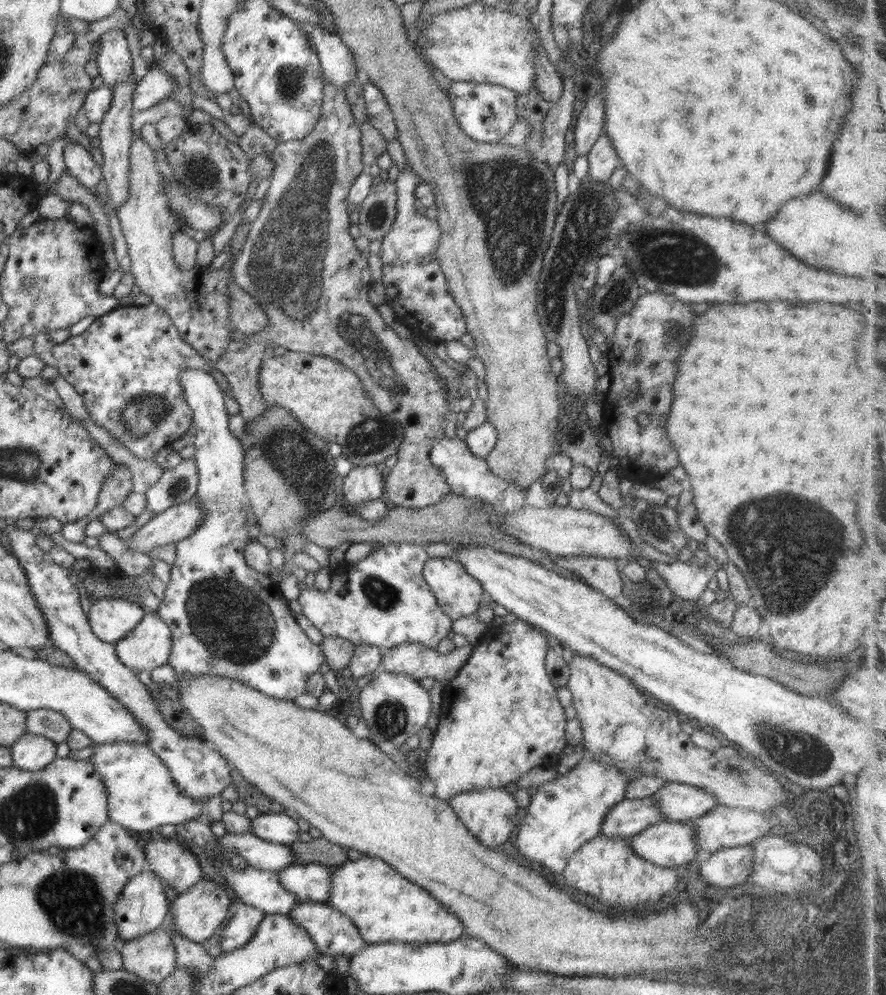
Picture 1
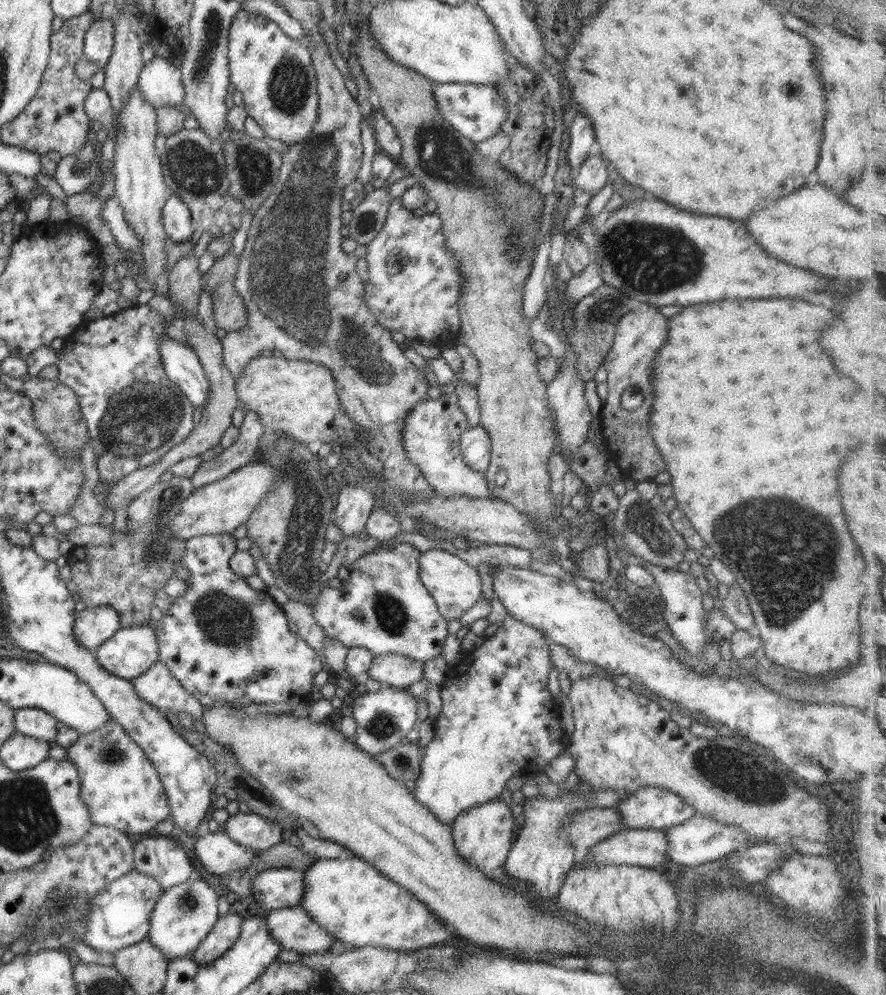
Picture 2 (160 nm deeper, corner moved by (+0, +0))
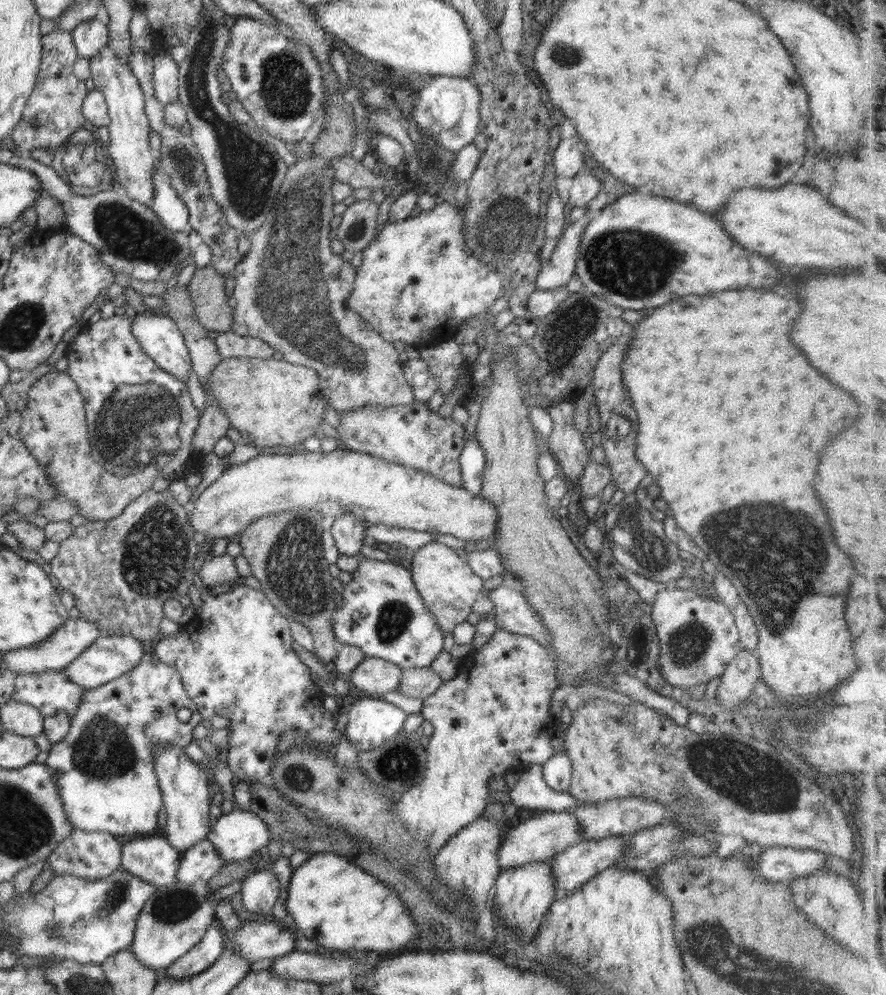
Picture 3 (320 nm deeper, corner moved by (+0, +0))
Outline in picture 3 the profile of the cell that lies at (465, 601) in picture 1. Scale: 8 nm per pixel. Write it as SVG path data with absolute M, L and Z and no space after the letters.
M432 541L413 553L409 567L415 587L424 604L436 617L444 636L453 634L453 628L461 622L473 619L472 604L481 598L486 580L476 575L456 551L444 543Z

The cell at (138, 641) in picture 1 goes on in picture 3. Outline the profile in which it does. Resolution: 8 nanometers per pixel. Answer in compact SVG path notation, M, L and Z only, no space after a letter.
M99 636L63 670L68 680L74 684L79 684L86 689L93 689L132 671L132 668L136 668L140 664L140 660L148 651L151 650L148 649L147 644L134 636Z

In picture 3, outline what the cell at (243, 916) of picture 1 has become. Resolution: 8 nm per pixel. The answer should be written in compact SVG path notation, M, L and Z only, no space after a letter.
M217 918L208 928L199 944L196 944L188 952L176 959L170 966L159 970L158 978L171 976L172 978L184 978L194 976L210 968L220 955L225 952L226 930Z

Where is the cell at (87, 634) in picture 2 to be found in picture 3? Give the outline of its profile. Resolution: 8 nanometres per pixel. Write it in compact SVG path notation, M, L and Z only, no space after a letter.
M73 614L48 636L44 642L35 644L34 647L3 651L2 656L4 657L4 663L6 663L6 670L16 674L40 674L48 670L63 670L99 637L97 626L98 624L94 624L91 619Z

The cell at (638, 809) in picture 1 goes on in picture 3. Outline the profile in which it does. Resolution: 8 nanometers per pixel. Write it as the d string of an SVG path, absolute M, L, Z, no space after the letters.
M565 811L540 812L535 817L526 819L514 828L507 828L506 838L499 848L498 865L501 871L516 869L517 866L526 865L536 861L546 861L557 852L584 840L583 830L579 820Z

